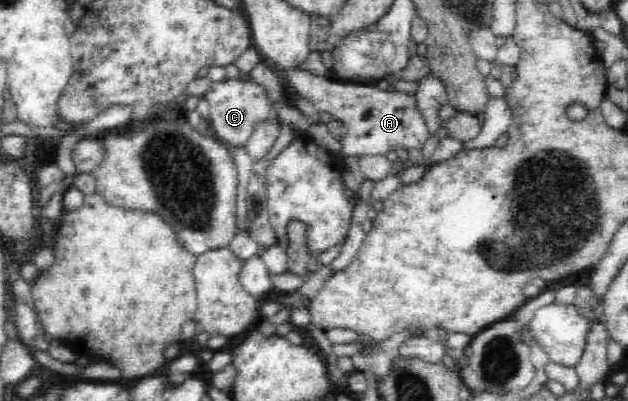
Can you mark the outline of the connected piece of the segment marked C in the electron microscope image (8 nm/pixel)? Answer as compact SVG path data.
M225 78L223 81L211 81L205 95L210 107L211 133L219 142L229 147L246 147L255 127L265 123L274 114L266 89L251 78Z

